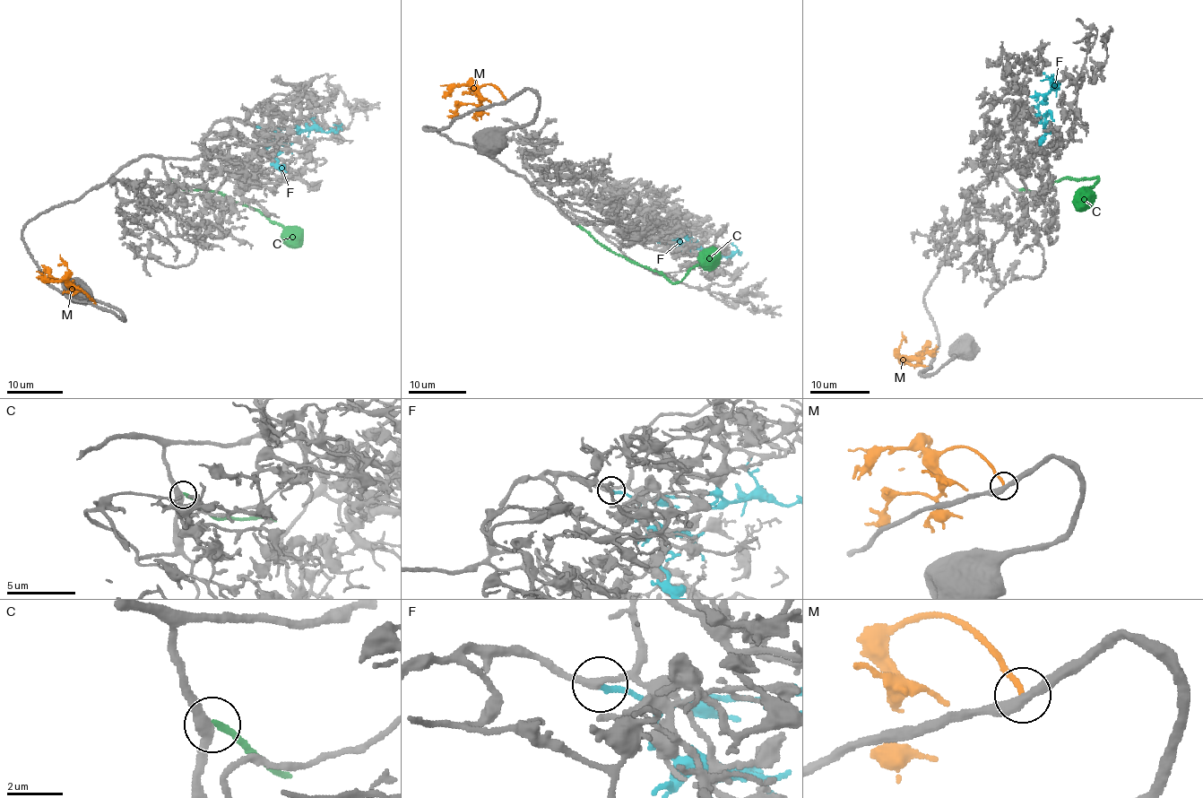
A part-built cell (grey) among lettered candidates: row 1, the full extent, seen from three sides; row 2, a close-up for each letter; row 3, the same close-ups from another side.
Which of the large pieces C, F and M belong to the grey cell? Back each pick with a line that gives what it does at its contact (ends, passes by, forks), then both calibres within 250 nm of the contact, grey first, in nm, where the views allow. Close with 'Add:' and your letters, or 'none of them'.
F: it ends | 190/190 nm
Add: F

